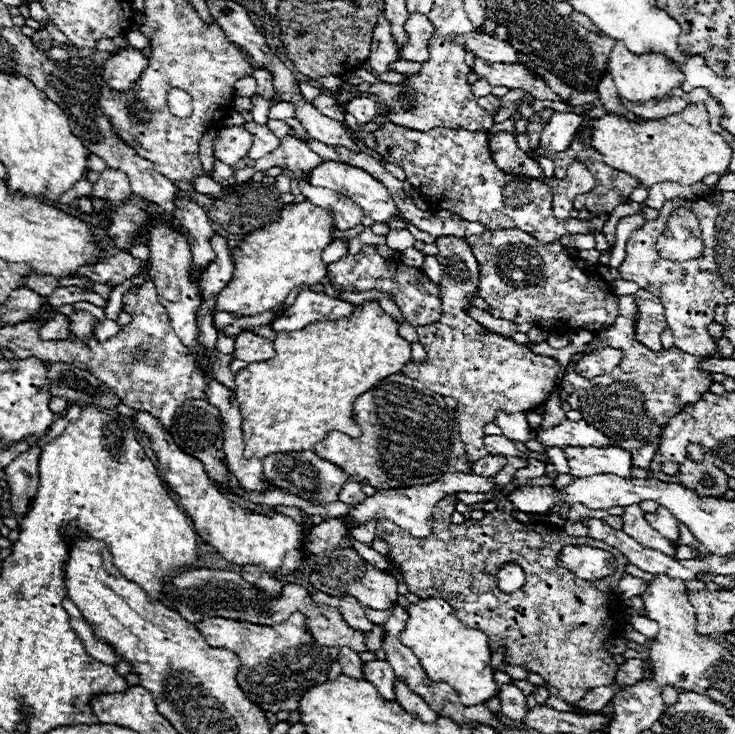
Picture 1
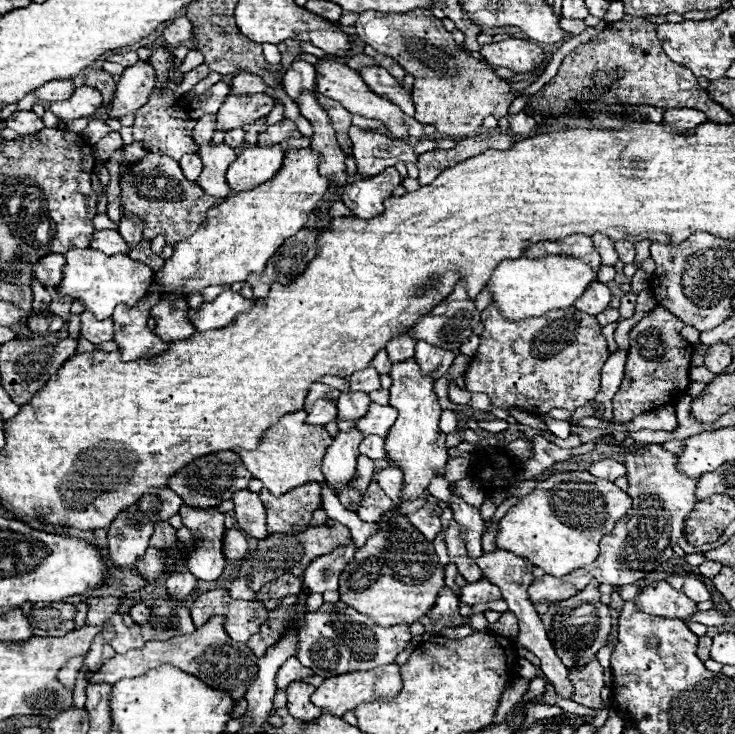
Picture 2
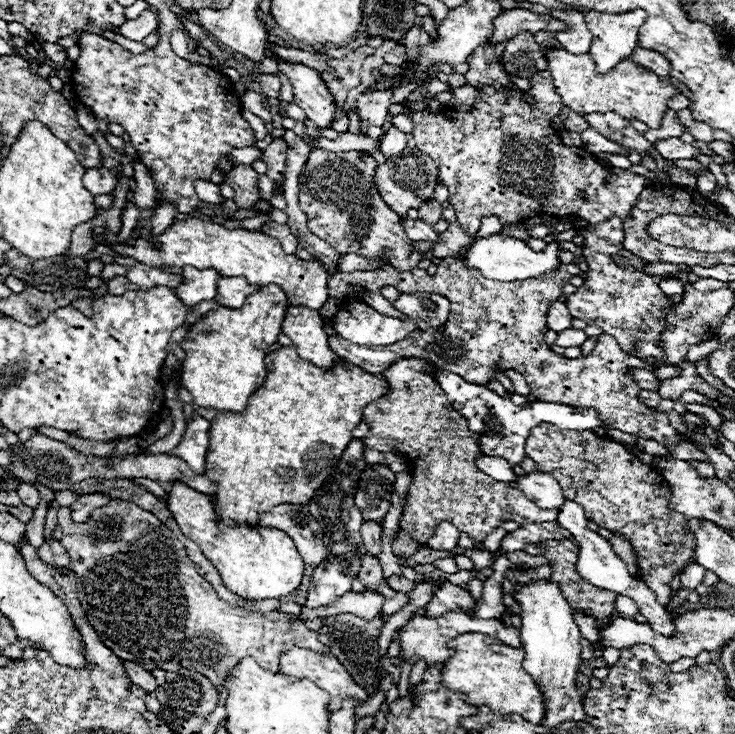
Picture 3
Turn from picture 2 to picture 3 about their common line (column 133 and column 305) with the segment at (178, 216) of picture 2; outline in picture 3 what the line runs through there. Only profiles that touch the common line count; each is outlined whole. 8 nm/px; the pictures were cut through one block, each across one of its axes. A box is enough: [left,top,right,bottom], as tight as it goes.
[300,150,424,272]

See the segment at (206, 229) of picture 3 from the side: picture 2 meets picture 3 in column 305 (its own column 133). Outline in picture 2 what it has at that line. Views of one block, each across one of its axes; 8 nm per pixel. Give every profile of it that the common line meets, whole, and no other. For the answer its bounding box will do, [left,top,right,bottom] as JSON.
[58,248,154,320]

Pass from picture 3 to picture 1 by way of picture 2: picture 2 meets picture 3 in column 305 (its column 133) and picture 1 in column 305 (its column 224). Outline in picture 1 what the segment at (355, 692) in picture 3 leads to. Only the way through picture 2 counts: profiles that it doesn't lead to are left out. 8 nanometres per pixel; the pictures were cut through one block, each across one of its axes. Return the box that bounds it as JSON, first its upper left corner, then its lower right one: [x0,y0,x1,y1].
[196,614,334,712]

